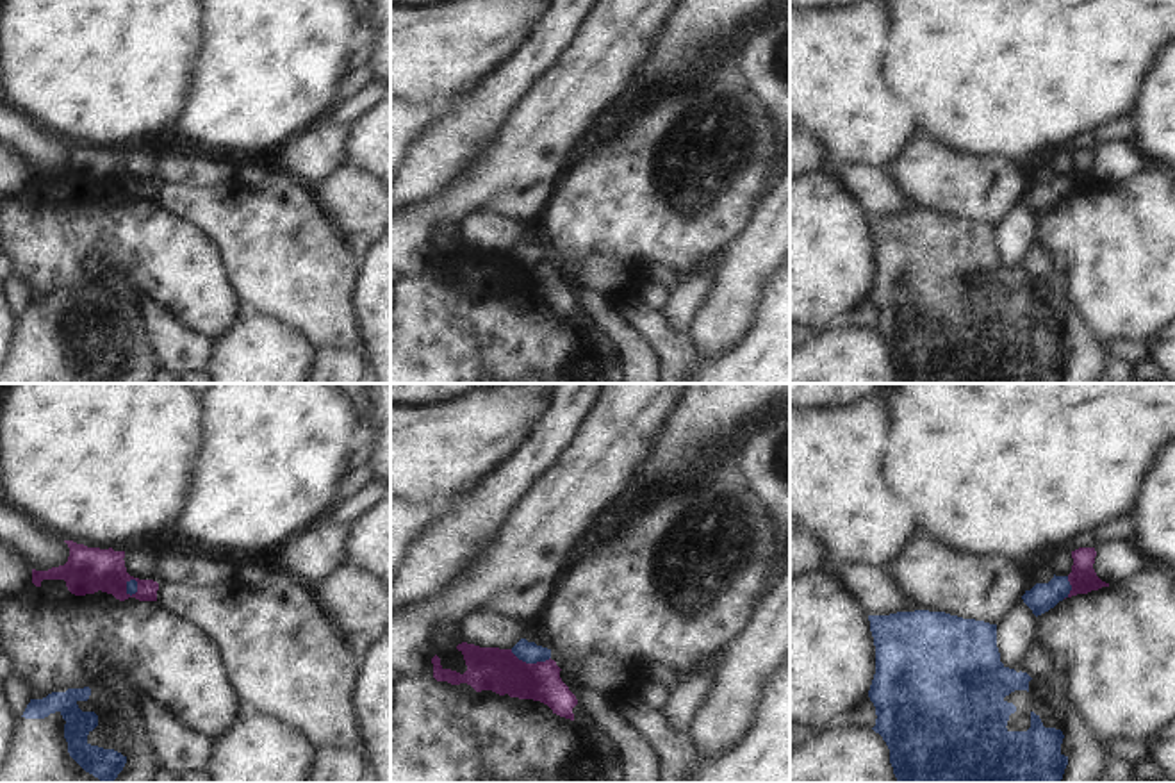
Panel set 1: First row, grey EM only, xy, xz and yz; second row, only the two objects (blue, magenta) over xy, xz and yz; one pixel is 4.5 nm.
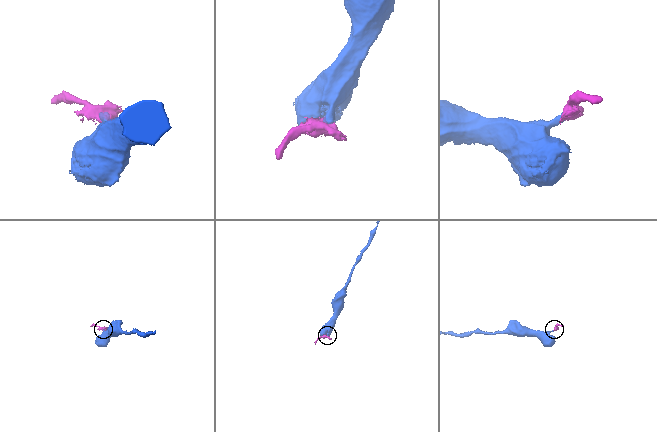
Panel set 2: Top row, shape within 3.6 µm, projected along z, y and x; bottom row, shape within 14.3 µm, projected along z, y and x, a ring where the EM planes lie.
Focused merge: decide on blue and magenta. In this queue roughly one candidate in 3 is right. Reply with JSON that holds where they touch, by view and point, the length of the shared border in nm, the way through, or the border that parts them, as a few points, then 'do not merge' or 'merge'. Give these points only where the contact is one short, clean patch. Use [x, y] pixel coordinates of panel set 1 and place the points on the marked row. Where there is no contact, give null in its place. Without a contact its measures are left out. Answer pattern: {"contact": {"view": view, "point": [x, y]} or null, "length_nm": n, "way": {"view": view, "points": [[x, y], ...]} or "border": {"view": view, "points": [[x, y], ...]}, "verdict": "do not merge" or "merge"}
{"contact": {"view": "xz", "point": [530, 662]}, "length_nm": 190, "border": {"view": "xz", "points": [[510, 650], [526, 662], [544, 662], [550, 659]]}, "verdict": "do not merge"}

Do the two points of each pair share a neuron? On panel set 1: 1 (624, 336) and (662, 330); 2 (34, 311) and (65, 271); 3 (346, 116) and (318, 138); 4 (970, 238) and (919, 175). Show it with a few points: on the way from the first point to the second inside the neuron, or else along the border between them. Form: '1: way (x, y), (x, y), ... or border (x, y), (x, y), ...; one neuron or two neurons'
1: border (616, 307), (648, 343), (658, 364); two neurons
2: border (86, 286), (52, 291), (31, 300); two neurons
3: border (323, 118), (346, 127); two neurons
4: border (924, 209), (983, 220), (992, 225); two neurons

